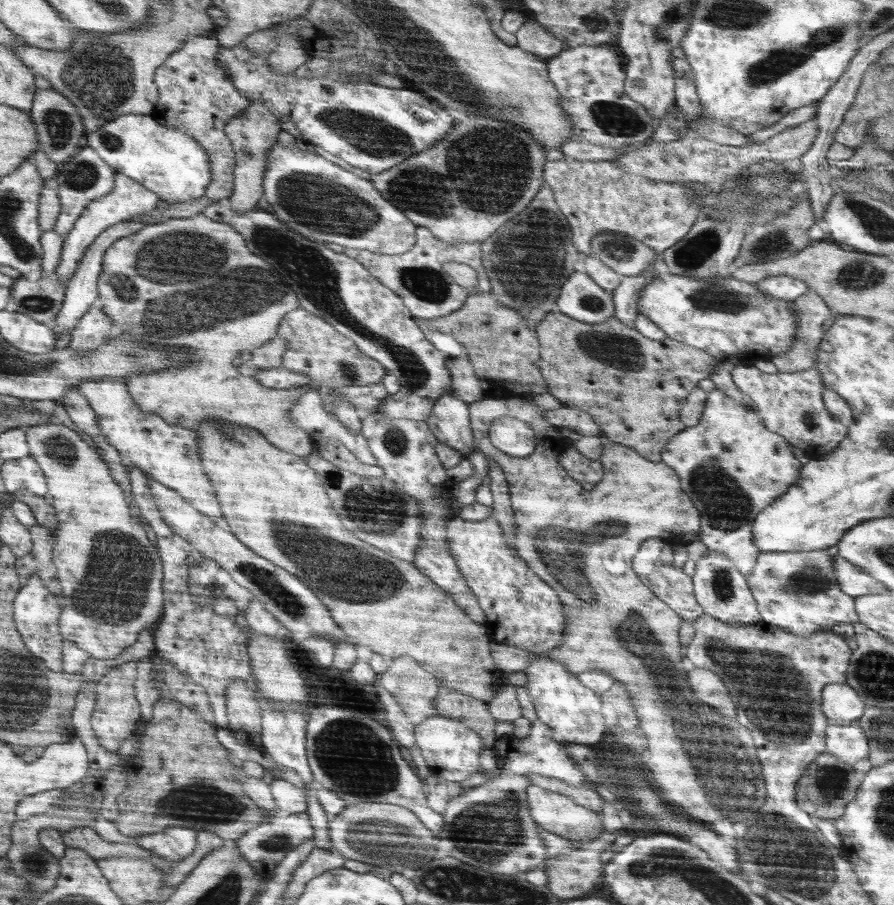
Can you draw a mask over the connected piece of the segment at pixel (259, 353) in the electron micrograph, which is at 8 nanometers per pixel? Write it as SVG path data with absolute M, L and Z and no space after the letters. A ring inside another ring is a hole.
M276 336L252 352L252 359L244 362L238 369L239 372L244 376L254 377L259 370L268 370L268 368L280 366L286 347L285 340Z

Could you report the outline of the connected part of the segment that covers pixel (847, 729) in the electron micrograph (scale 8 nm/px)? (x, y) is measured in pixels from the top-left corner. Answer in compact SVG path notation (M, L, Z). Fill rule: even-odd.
M852 722L848 726L829 725L826 728L826 752L834 752L834 756L848 764L866 760L868 740L858 722Z

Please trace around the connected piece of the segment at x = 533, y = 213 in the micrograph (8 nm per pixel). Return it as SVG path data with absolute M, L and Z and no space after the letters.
M545 183L522 212L481 243L480 250L496 302L516 309L524 317L525 325L534 330L546 314L556 310L562 286L581 259L565 214L555 201L552 187Z

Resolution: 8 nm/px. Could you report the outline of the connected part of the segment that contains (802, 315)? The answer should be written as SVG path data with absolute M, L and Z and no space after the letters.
M812 289L791 303L799 323L795 343L788 353L771 361L780 373L797 373L814 367L814 357L825 333L822 326L829 318L834 318L828 305Z

